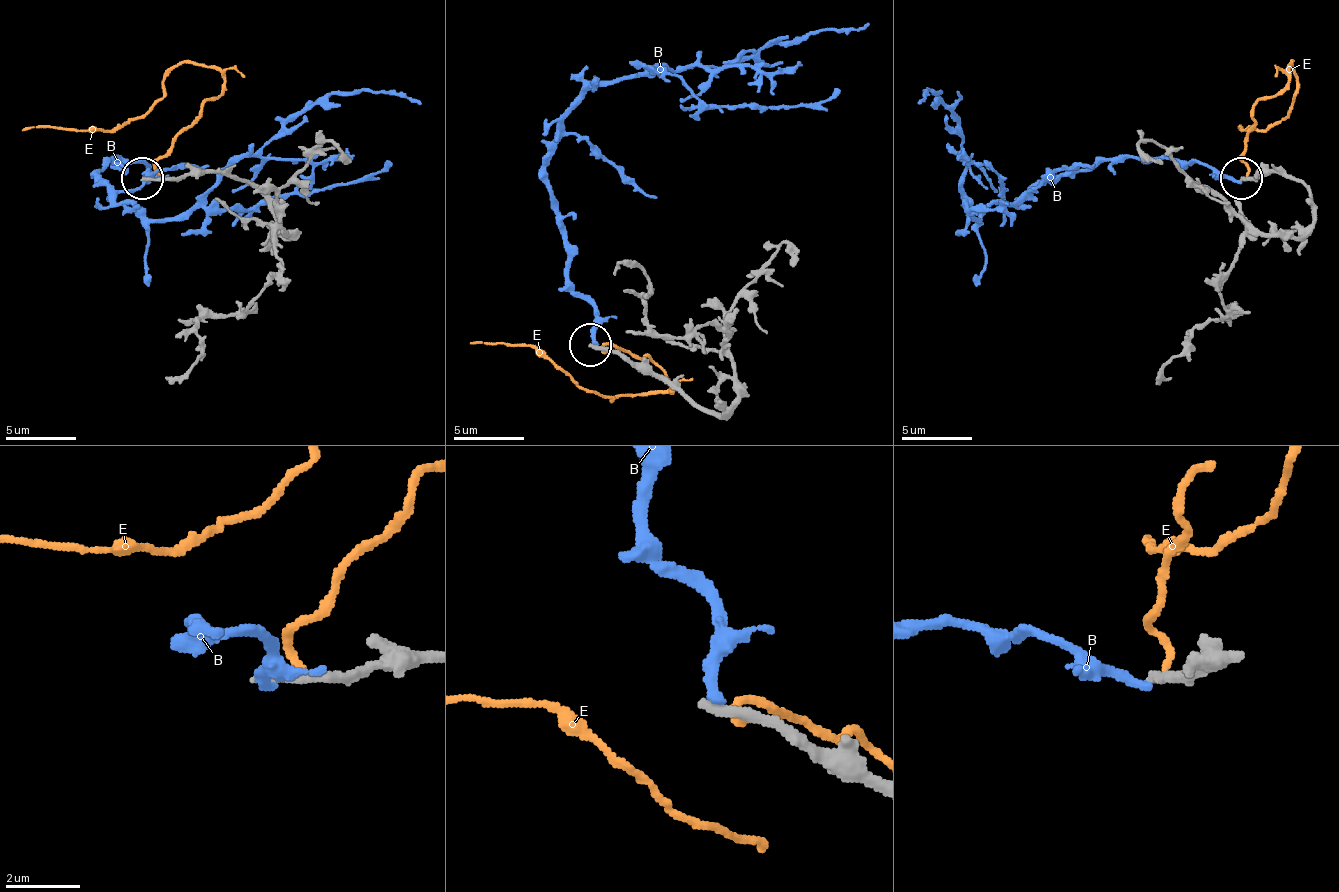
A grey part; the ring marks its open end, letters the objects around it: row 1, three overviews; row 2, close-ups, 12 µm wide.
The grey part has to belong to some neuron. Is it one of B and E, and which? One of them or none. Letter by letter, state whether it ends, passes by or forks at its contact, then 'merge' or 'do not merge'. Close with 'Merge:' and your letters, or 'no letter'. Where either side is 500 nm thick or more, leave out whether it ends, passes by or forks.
B: it ends | do not merge
E: it ends | do not merge
Merge: no letter

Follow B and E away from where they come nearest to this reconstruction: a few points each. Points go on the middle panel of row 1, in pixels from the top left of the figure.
B: (591, 344), (594, 308), (570, 280), (545, 170), (562, 117), (598, 82), (729, 68), (778, 43), (870, 25)
E: (608, 351), (608, 344), (647, 358), (672, 390), (630, 393), (612, 400), (598, 397), (531, 347), (470, 344)

